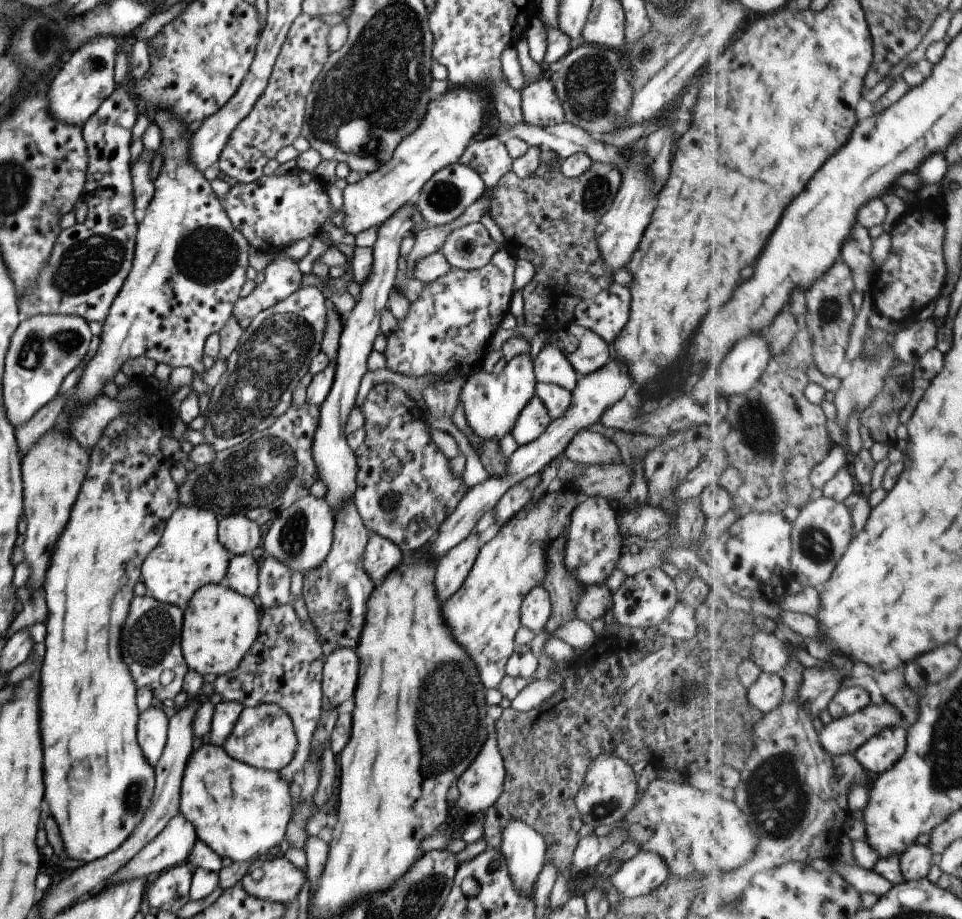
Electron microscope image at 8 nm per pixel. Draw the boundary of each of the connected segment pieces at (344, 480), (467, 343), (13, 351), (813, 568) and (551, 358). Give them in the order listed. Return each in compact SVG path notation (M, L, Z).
M416 199L414 204L403 204L385 223L378 228L378 238L372 247L372 270L366 282L360 289L360 300L356 301L356 306L350 316L343 321L342 334L340 335L337 364L335 370L335 379L326 397L326 400L319 407L319 424L314 434L312 446L312 456L314 464L318 470L318 479L321 480L327 488L324 500L328 502L334 518L354 498L357 482L355 474L357 471L357 456L348 446L346 435L346 423L350 416L350 411L355 407L356 396L360 380L364 378L367 372L366 361L368 355L374 348L374 340L381 331L380 312L389 308L388 296L395 288L396 272L398 272L397 260L400 255L400 242L410 235L411 228L415 225L412 222L412 212L416 210Z
M502 248L495 252L482 268L460 270L460 268L451 267L444 276L424 284L417 300L410 302L408 314L404 319L397 320L398 328L394 330L394 334L386 337L386 348L383 351L386 368L412 377L426 376L426 374L441 377L458 374L458 376L470 378L477 373L480 368L483 368L489 353L490 338L500 328L504 315L510 312L510 300L515 292L516 261L513 255Z
M38 314L26 318L26 322L16 328L6 354L4 372L4 406L16 428L22 428L42 406L56 397L66 374L84 360L93 336L88 324L85 318L74 315Z
M823 496L801 508L799 517L793 522L792 571L796 580L805 588L814 587L818 582L829 582L855 535L853 514L846 504Z
M546 346L539 352L534 360L534 372L538 383L557 384L571 391L581 377L560 349L554 346Z

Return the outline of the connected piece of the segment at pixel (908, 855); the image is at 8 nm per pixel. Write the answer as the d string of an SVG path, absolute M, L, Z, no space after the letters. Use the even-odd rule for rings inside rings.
M928 845L912 846L901 857L901 871L904 882L927 878L932 866L936 863L939 863L939 858Z

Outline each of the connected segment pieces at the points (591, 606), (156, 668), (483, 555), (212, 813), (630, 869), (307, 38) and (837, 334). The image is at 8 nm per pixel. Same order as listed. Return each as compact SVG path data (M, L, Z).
M606 585L602 586L585 586L584 594L576 602L576 619L594 622L604 616L612 609L613 593Z
M150 595L142 596L142 598L134 598L130 602L130 612L128 612L128 620L124 624L122 630L122 660L128 664L128 670L136 682L136 688L148 688L152 691L154 702L161 705L163 700L170 698L174 700L180 692L183 691L183 680L186 673L189 671L188 665L184 660L184 655L181 649L181 630L183 624L183 610L178 606L170 603L163 603Z
M556 492L546 494L536 506L524 506L516 516L512 516L504 526L497 530L497 533L489 541L483 541L476 562L468 574L468 578L462 586L456 590L446 602L442 604L442 618L454 636L454 640L466 650L472 662L478 668L480 680L484 688L497 688L505 676L506 662L512 656L515 648L516 632L521 627L520 607L526 594L534 590L534 586L540 586L546 578L546 550L548 546L566 535L570 512L576 506L576 498L572 492Z
M202 744L188 756L182 776L179 809L182 816L194 826L198 838L221 858L230 858L233 863L256 861L258 856L268 854L280 846L292 817L292 794L290 786L278 772L254 768L232 758L222 746Z
M640 851L624 861L610 877L614 887L625 898L648 895L669 878L669 869L658 854Z
M301 13L296 17L274 63L266 90L256 100L250 114L230 134L216 162L215 166L226 176L236 178L238 183L252 184L263 175L266 162L270 162L281 148L291 145L300 136L308 94L330 56L328 32L330 25L320 15Z
M844 260L826 274L826 278L820 278L807 294L808 328L814 335L814 352L816 353L817 366L824 374L834 377L842 377L845 371L844 358L850 346L850 332L858 318L858 312L852 302L852 294L857 290L855 273Z

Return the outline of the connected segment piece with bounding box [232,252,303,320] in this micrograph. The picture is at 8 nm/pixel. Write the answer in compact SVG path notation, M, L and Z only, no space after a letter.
M277 252L276 260L264 270L264 276L264 282L257 284L248 296L239 298L234 304L232 312L238 320L253 319L263 310L286 300L287 296L300 288L303 274L294 258L283 252Z

